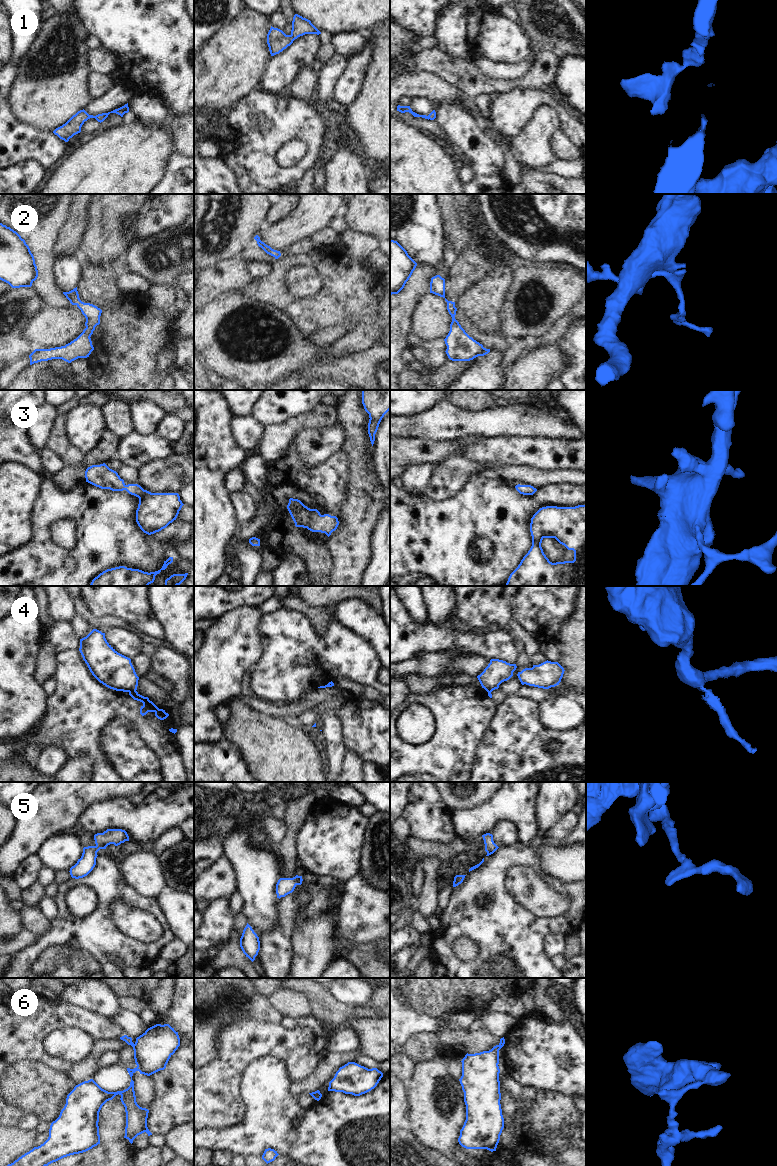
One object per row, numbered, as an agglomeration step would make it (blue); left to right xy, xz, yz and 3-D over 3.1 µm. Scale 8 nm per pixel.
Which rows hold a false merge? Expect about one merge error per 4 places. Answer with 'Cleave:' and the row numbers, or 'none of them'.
Cleave: 4, 6

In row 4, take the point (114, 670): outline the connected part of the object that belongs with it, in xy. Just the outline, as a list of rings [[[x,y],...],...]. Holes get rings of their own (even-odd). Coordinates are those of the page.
[[[93,629],[80,639],[79,651],[92,675],[106,687],[123,692],[137,690],[139,677],[131,659],[118,653],[106,640],[105,633]]]

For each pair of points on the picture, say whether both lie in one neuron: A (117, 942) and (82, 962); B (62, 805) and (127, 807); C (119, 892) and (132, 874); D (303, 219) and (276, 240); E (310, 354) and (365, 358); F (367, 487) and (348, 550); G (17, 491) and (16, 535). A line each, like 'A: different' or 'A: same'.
A: same
B: different
C: different
D: same
E: same
F: same
G: same

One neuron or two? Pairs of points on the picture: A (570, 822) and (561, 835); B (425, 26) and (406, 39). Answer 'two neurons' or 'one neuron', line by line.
A: one neuron
B: two neurons

